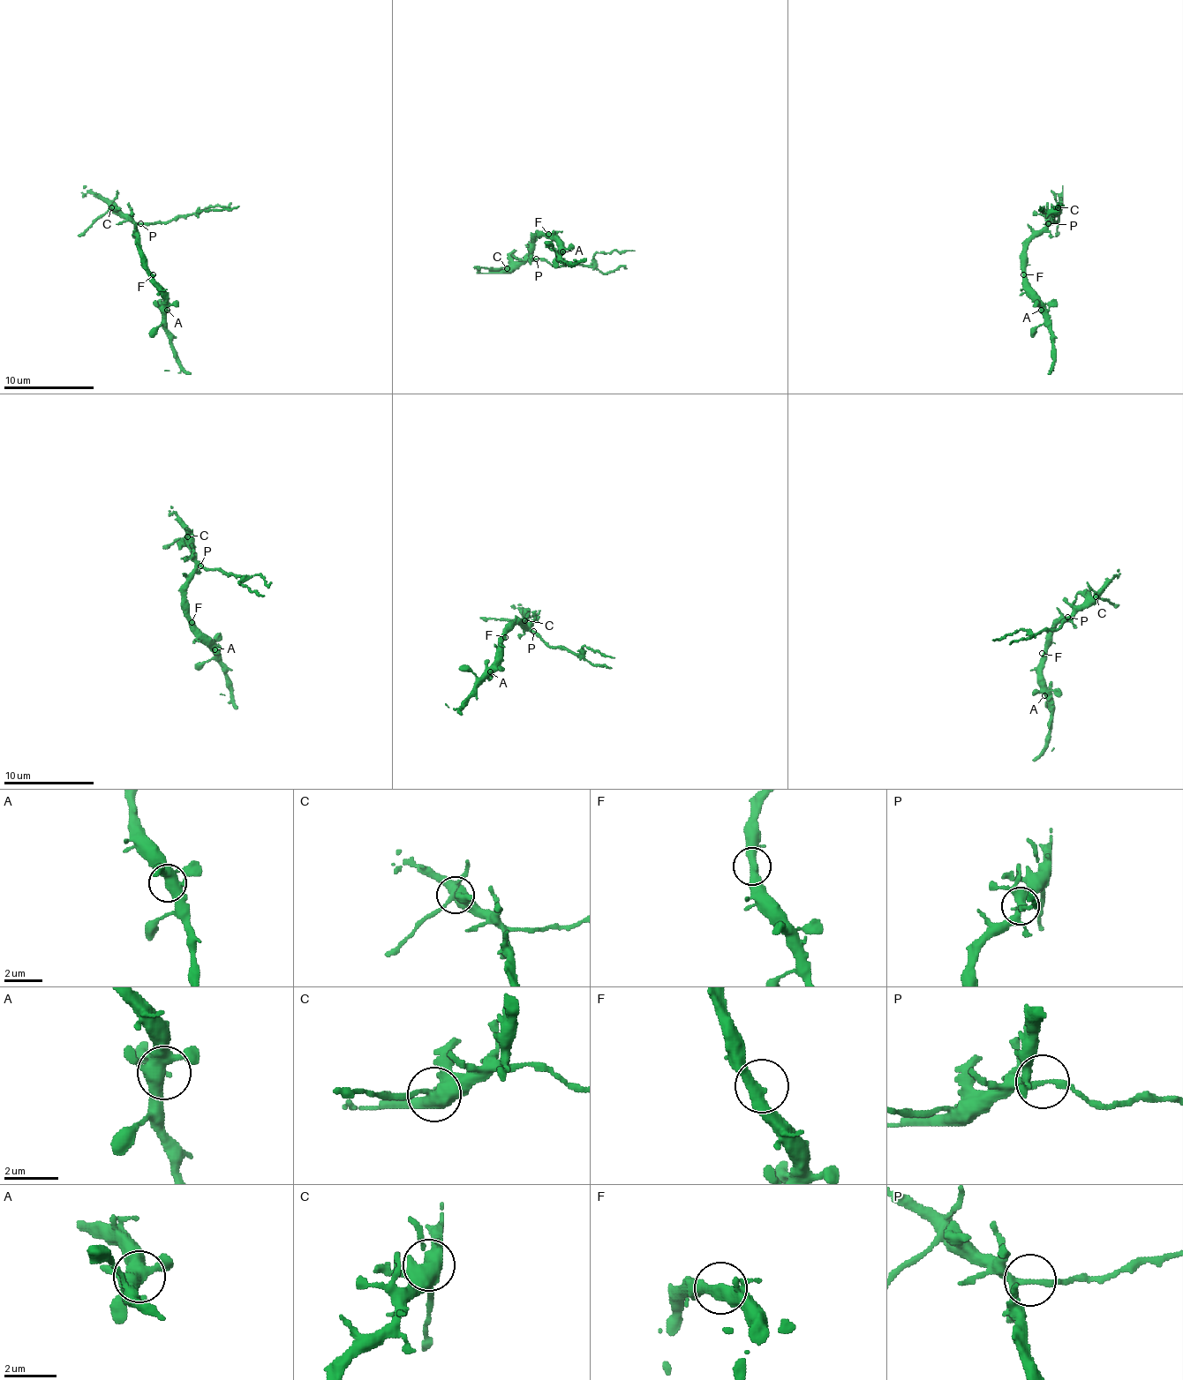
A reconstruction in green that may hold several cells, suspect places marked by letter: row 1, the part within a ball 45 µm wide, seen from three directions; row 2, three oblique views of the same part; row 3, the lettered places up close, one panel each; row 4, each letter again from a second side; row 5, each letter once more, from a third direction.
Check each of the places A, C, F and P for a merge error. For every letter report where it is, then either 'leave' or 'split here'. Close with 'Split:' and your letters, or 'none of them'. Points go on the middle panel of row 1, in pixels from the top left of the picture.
A: at (562, 251); leave
C: at (507, 268); split here
F: at (548, 234); leave
P: at (536, 258); split here
Split: C, P

